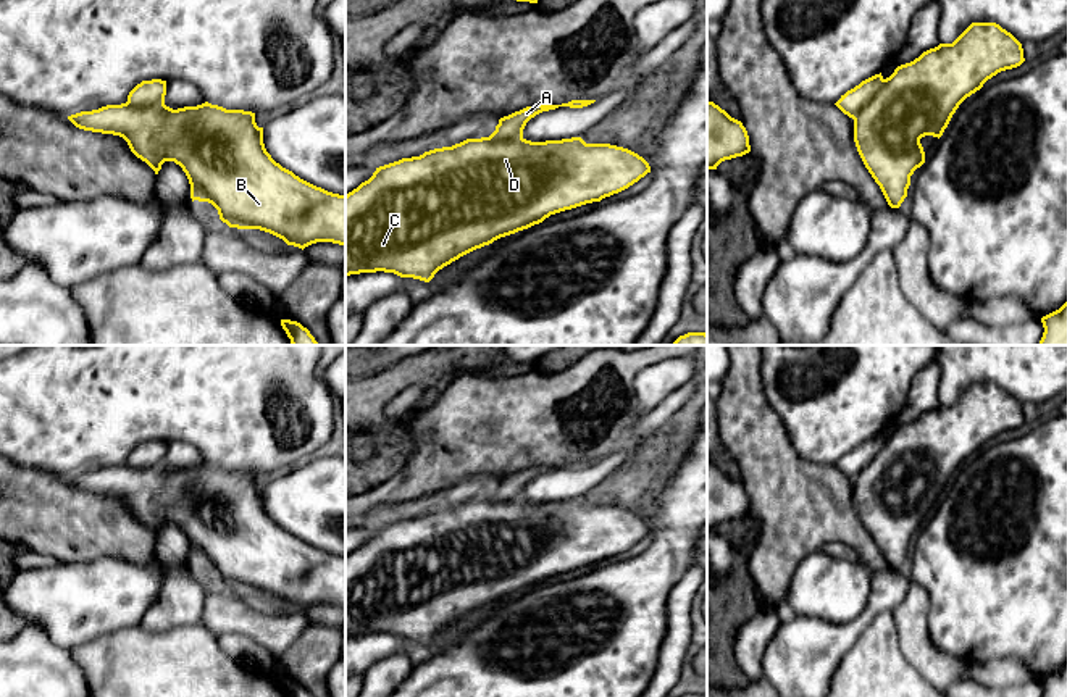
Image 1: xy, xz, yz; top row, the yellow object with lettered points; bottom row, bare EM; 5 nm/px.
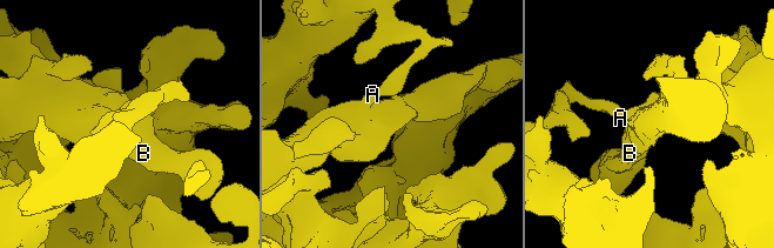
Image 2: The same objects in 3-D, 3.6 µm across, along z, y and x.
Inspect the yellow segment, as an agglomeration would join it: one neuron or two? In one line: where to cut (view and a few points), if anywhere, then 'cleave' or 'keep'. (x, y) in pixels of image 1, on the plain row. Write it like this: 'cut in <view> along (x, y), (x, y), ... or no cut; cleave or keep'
cut in yz along (885, 441), (877, 455), (853, 479); cleave

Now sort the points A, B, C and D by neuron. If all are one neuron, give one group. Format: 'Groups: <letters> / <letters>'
Groups: A / B C D

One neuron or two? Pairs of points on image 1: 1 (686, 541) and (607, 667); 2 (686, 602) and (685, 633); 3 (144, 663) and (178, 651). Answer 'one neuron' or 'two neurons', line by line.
1: one neuron
2: one neuron
3: one neuron

